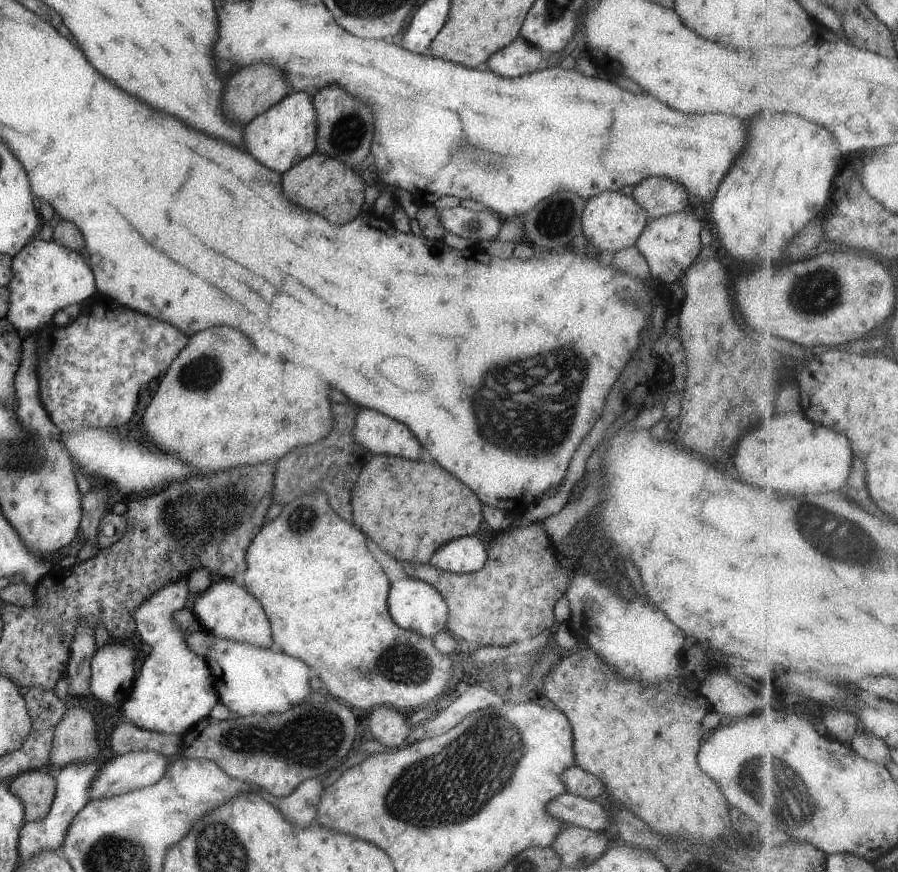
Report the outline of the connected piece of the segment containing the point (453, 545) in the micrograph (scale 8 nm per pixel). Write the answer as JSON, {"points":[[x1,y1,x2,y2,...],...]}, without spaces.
{"points":[[473,535,457,538,437,548,428,564,438,570,463,576,485,564,487,547]]}

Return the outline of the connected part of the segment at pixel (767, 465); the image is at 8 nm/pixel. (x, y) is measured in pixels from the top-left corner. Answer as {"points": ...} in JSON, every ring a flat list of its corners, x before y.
{"points":[[785,414,783,422,759,424,741,438,735,454,735,468,739,470,741,482,751,484,759,490,777,490,781,494,791,494,791,496,839,492,847,484,847,478,851,474,851,464,853,464,853,456,847,438,811,420,805,420,805,416,801,414]]}

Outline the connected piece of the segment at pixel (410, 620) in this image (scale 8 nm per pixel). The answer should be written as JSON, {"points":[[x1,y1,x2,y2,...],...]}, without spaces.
{"points":[[405,577,390,583,387,610,389,610,393,622,402,630,432,638,437,632,445,628,449,608,445,605,437,590,434,590,429,584,412,577]]}

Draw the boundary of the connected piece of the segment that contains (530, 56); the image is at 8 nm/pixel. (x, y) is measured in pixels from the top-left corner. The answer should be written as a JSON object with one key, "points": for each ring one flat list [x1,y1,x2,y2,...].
{"points":[[515,37,502,49,493,52,485,61,485,66,497,76,521,76,541,68,544,59,543,52,535,45]]}

